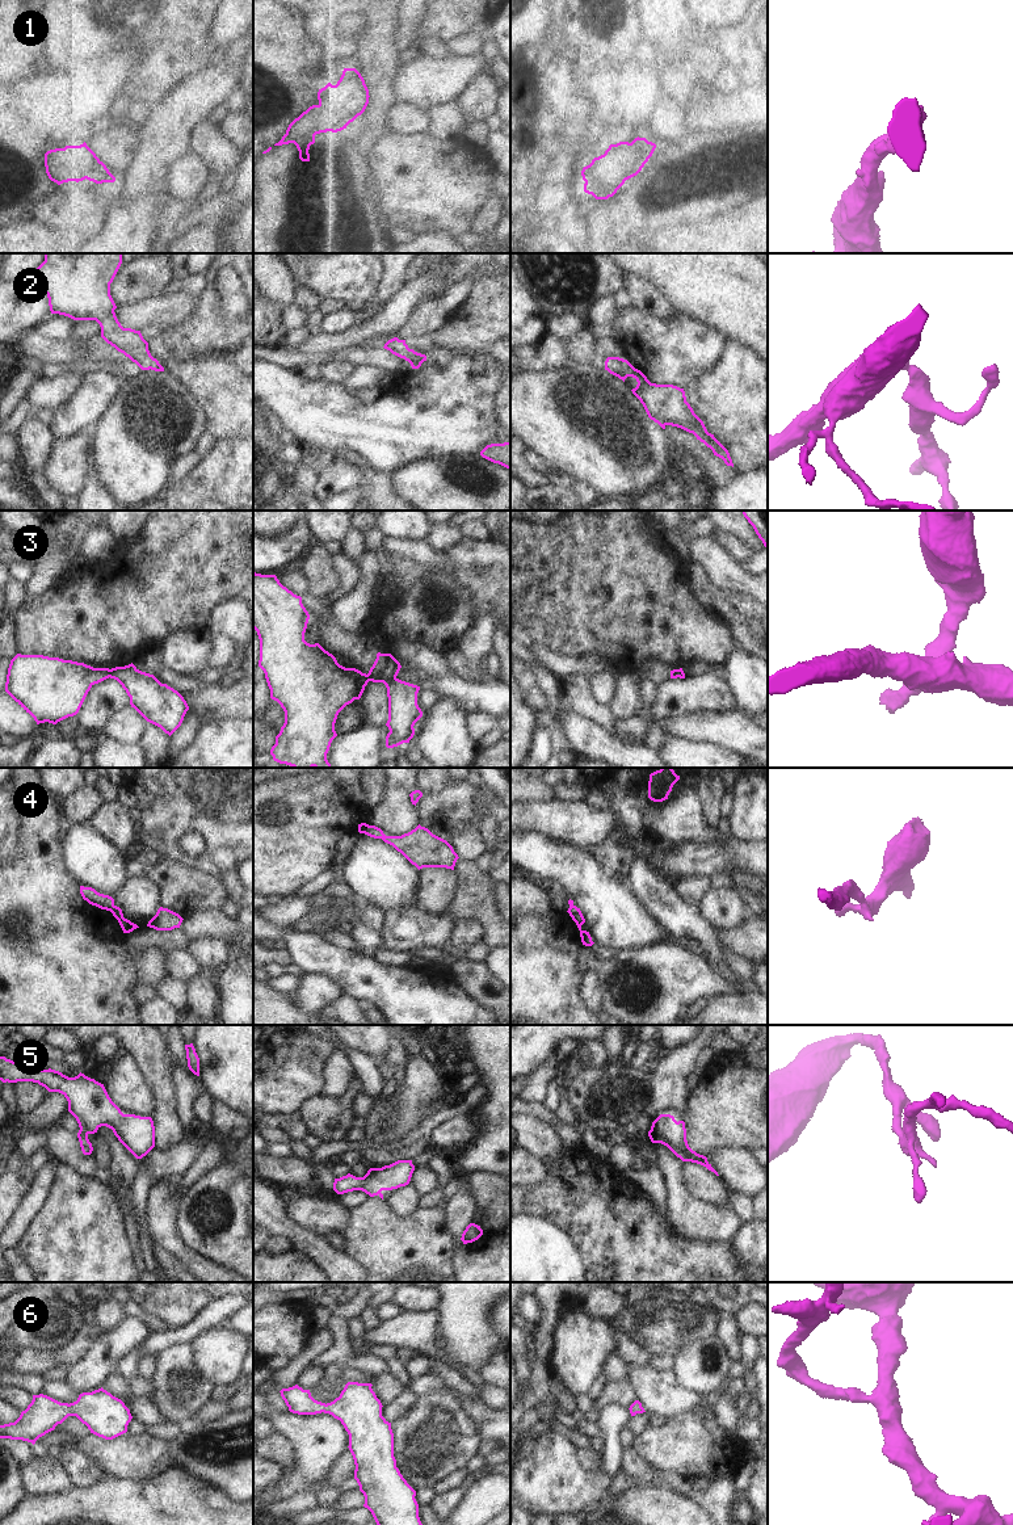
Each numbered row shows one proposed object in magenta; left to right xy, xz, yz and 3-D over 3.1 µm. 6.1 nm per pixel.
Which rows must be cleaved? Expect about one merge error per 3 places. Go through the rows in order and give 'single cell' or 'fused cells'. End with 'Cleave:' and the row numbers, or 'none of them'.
1: single cell
2: single cell
3: fused cells
4: single cell
5: single cell
6: single cell
Cleave: 3

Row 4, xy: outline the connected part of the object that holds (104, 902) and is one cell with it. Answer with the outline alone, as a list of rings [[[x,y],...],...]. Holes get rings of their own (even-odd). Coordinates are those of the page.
[[[80,886],[80,894],[89,904],[110,911],[118,920],[123,933],[130,933],[139,928],[136,924],[123,917],[122,909],[114,904],[114,899],[112,896],[100,894],[94,888],[84,886]]]

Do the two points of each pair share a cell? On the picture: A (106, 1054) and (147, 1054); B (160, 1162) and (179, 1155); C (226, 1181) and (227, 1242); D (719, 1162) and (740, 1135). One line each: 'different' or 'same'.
A: different
B: same
C: same
D: different

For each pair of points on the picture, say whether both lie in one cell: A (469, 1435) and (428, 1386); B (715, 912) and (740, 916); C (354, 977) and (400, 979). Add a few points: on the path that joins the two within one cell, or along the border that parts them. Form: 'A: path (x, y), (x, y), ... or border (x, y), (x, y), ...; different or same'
A: border (444, 1385), (417, 1398); different
B: path (722, 912), (734, 914); same
C: path (366, 979), (389, 979); same

